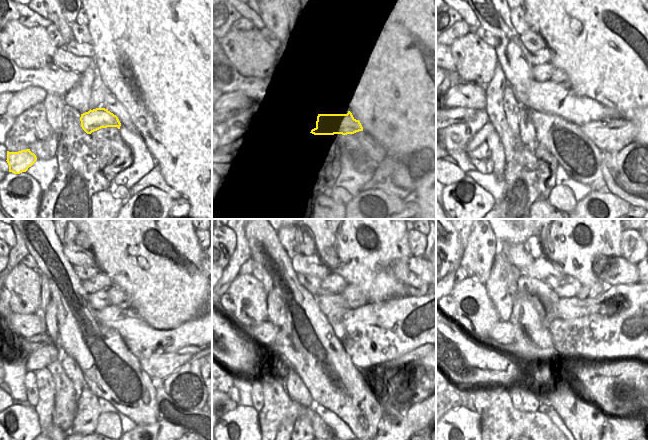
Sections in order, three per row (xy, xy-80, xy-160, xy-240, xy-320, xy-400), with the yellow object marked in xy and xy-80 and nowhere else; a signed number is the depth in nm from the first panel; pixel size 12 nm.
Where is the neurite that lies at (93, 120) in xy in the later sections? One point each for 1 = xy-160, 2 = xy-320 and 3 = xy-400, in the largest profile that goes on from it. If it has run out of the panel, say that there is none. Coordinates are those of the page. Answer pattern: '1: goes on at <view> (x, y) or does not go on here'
1: goes on at xy-160 (611, 135)
2: goes on at xy-320 (384, 370)
3: goes on at xy-400 (639, 357)

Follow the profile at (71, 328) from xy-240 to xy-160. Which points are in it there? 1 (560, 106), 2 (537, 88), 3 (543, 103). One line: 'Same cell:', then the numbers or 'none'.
Same cell: none

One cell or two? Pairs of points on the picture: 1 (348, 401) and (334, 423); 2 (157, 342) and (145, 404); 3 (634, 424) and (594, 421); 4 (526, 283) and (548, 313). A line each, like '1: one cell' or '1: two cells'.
1: two cells
2: two cells
3: two cells
4: one cell

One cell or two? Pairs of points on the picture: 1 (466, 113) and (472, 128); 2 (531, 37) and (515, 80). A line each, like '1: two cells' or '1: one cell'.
1: two cells
2: two cells

